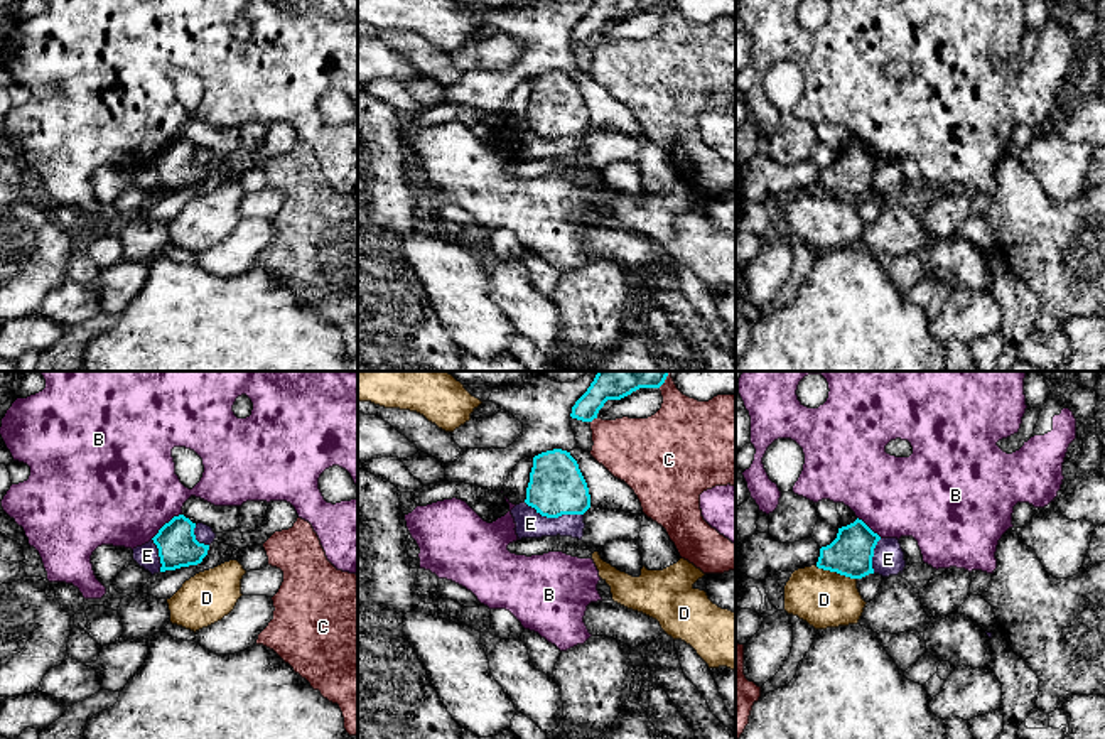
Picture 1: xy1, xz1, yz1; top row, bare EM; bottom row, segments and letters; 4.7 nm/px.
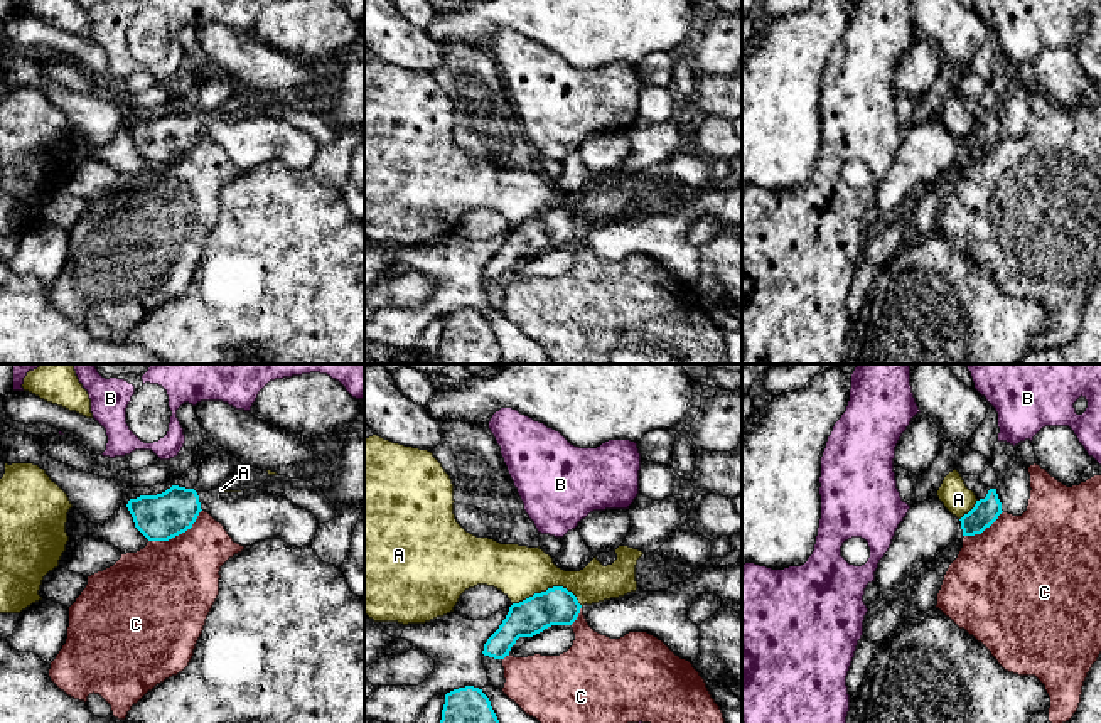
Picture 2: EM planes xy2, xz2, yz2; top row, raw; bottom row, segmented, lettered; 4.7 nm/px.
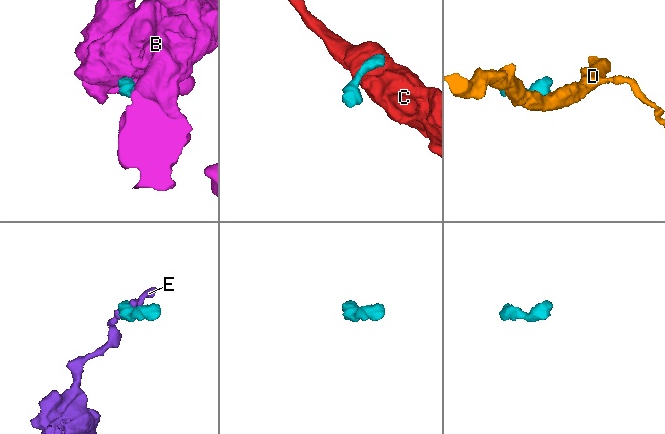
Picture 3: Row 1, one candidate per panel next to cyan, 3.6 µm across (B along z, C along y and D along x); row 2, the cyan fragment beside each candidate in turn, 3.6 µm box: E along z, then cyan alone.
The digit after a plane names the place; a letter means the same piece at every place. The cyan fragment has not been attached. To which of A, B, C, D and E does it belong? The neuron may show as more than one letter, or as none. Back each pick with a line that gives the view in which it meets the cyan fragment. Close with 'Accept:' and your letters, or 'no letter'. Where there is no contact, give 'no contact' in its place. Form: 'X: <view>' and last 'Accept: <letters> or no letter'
Accept: no letter

